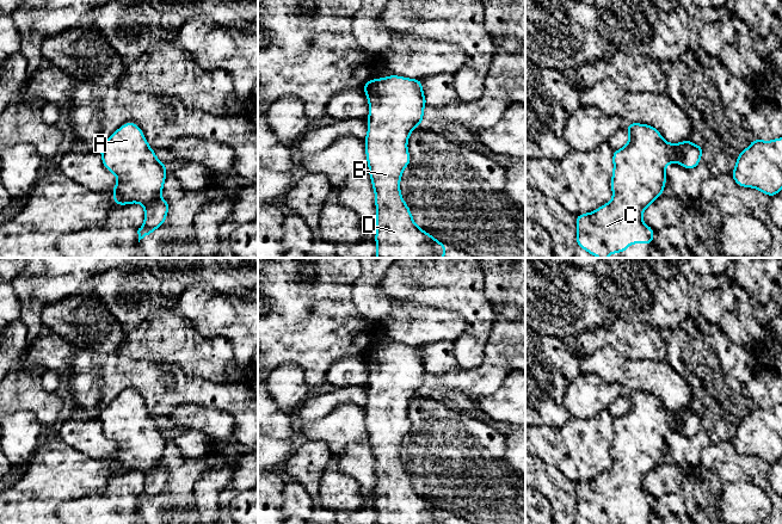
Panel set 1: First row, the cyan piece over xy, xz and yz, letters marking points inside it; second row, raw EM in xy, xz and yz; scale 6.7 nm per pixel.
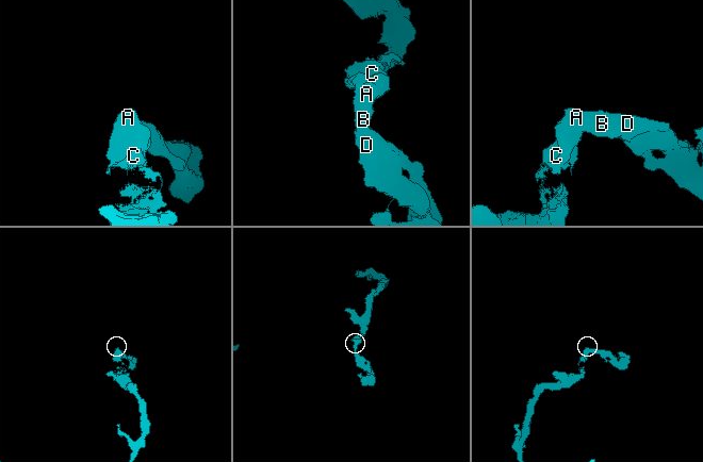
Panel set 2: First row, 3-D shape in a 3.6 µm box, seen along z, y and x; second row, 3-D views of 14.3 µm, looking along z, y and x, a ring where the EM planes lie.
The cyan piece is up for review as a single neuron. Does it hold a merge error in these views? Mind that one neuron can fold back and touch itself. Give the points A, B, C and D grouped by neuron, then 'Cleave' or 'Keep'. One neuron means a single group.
Groups: A B C D. Keep

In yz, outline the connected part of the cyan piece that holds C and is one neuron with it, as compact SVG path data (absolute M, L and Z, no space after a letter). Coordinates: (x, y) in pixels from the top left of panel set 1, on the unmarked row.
M629 390L626 395L629 401L628 411L623 415L612 419L612 467L592 480L575 483L575 516L581 514L592 524L609 524L611 520L623 520L627 514L633 511L647 511L651 513L654 506L654 497L642 489L642 481L647 474L649 474L658 464L664 462L664 454L667 450L665 442L666 433L670 430L677 430L685 437L694 437L701 430L704 412L695 413L690 406L681 411L669 411L661 405L658 396L648 392Z

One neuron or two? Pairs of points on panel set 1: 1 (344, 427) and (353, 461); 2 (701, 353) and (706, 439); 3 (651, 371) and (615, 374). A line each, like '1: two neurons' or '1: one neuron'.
1: one neuron
2: one neuron
3: one neuron

